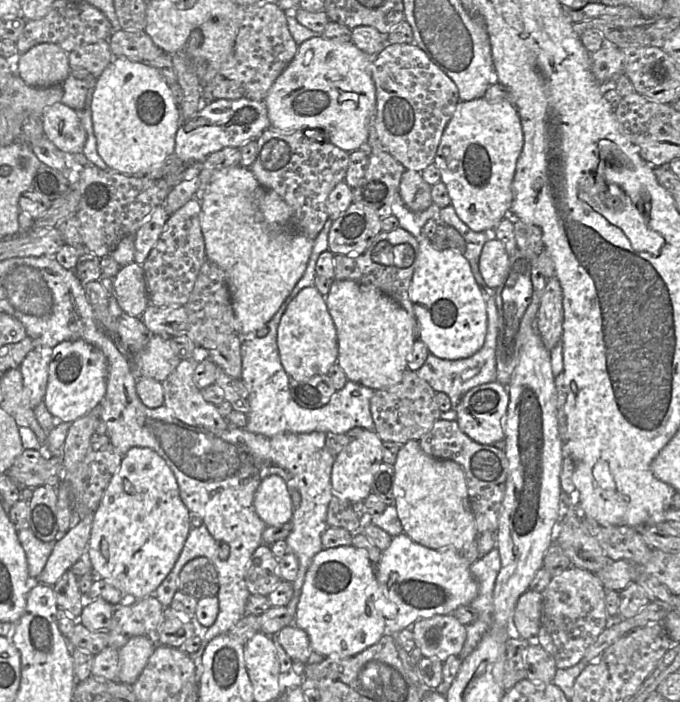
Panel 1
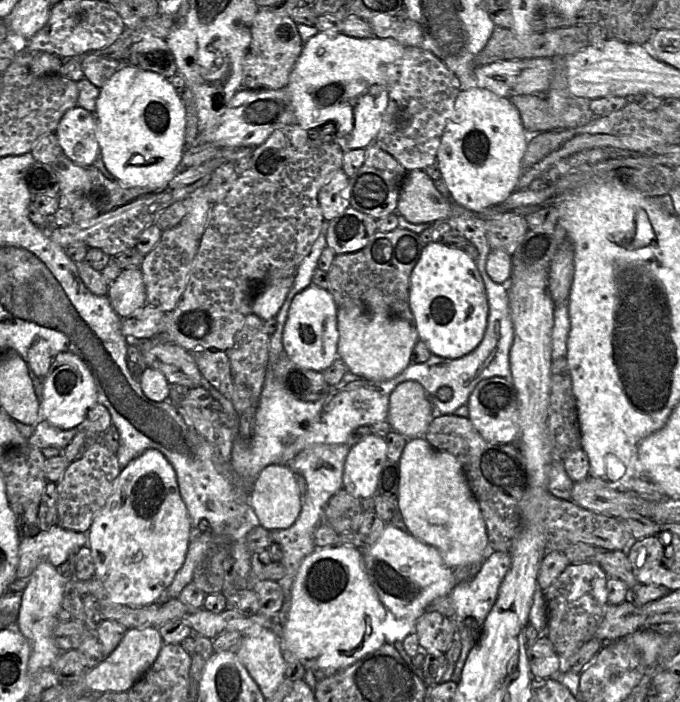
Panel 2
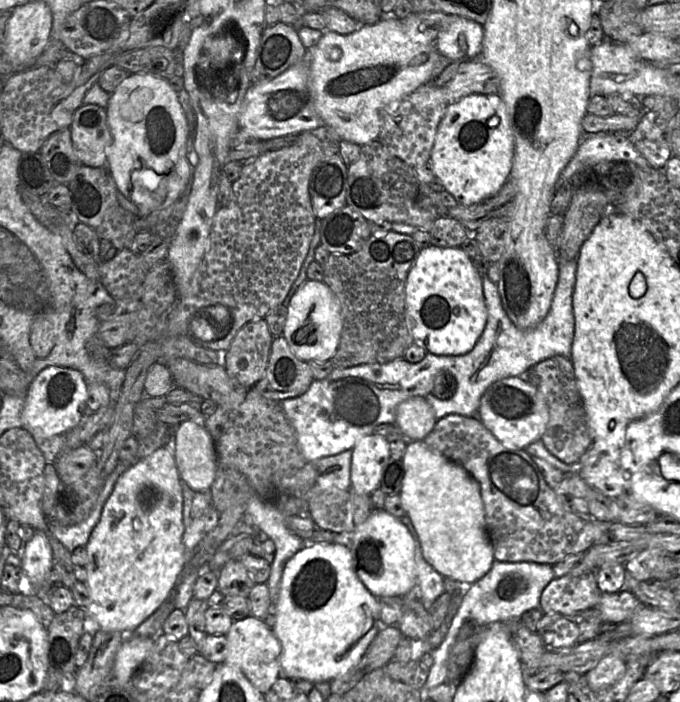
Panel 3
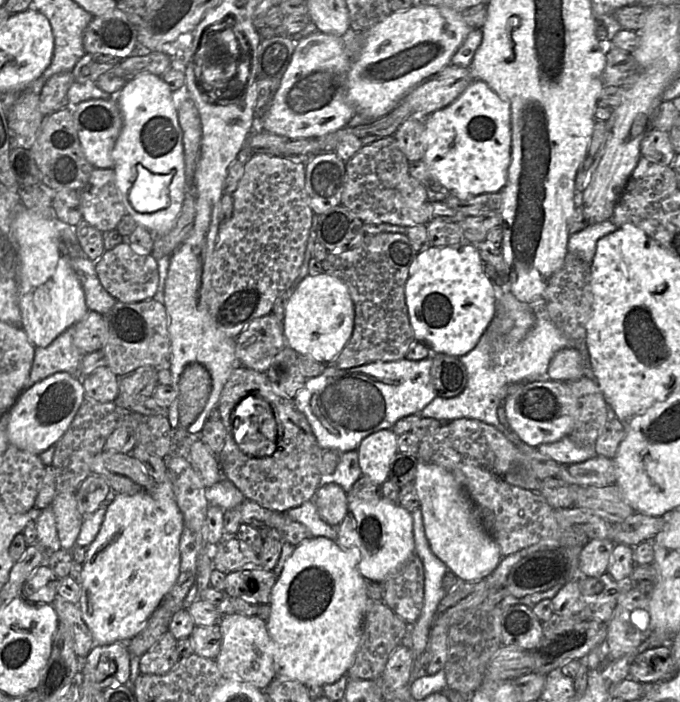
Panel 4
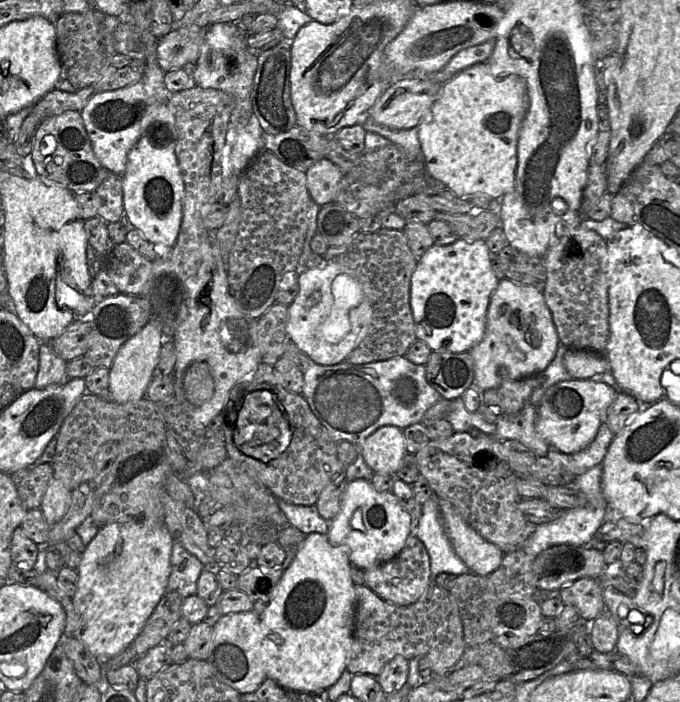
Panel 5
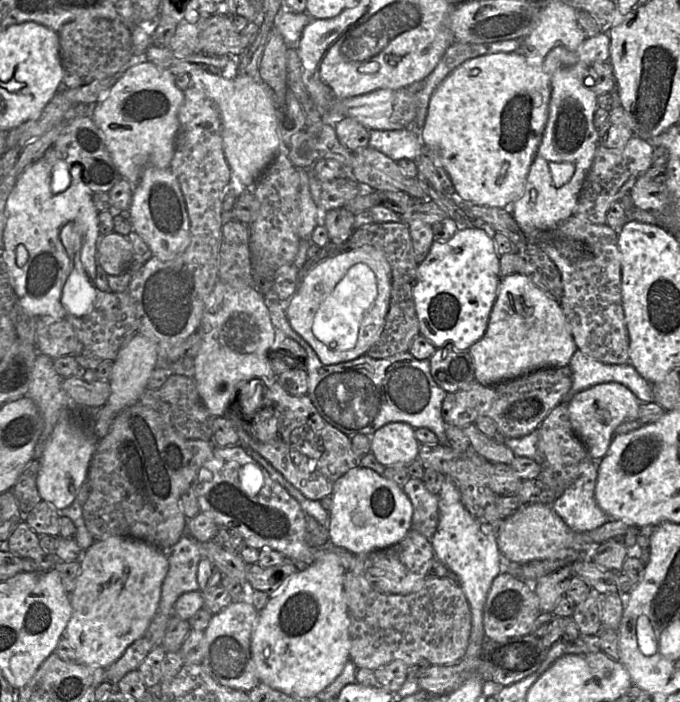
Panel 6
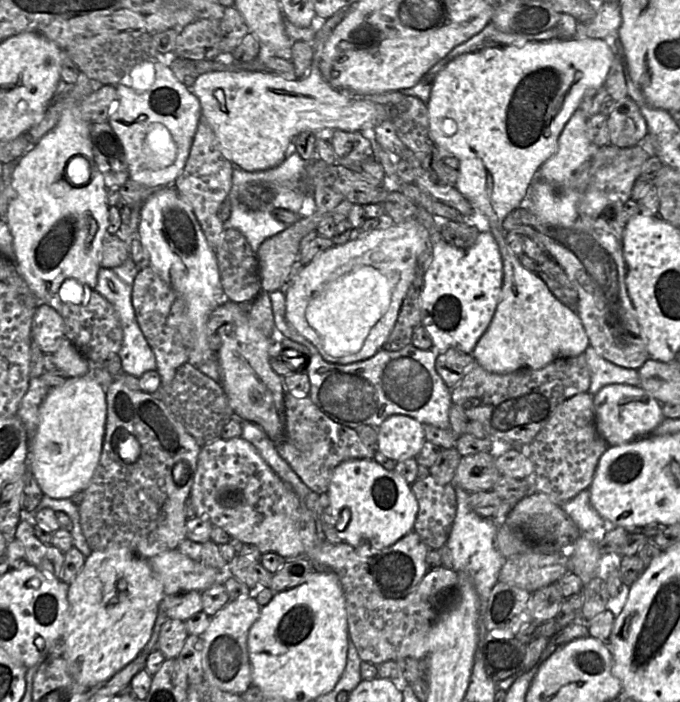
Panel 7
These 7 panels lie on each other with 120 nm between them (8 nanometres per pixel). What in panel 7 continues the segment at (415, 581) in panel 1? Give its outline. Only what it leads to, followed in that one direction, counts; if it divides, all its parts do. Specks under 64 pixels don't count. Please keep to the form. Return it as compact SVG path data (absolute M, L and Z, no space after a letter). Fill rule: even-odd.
M349 459L341 462L333 471L328 487L333 526L338 530L342 542L351 546L369 544L374 549L383 549L393 545L403 536L413 531L418 513L418 502L411 485L394 471L386 470L374 459ZM348 510L347 524L343 522L342 511Z

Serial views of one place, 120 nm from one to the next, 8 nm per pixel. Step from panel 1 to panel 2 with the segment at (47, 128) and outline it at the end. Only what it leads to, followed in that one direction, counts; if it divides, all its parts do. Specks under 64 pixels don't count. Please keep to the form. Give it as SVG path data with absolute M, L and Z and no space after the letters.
M76 106L65 112L56 128L63 153L80 166L91 167L100 156L96 125L94 113Z

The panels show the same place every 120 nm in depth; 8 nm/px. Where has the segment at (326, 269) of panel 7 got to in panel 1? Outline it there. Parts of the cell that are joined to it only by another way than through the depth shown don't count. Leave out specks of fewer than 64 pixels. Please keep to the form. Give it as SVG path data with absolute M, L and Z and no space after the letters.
M315 286L303 288L289 303L277 332L281 363L291 379L304 380L327 374L338 360L337 331L329 313L326 296Z

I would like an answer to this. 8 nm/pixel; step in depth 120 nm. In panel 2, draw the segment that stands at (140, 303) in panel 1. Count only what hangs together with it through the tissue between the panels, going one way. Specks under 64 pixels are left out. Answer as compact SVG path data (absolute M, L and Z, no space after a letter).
M140 268L123 269L109 286L108 297L114 311L125 318L147 304L146 288Z

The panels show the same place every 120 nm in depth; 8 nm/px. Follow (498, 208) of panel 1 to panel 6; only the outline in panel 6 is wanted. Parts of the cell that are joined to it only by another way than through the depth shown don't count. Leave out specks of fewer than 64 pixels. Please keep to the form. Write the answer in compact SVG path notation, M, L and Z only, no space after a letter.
M519 50L510 53L495 53L469 59L454 69L433 92L428 106L428 113L422 129L423 145L434 155L438 155L442 166L449 174L455 191L465 200L477 205L500 207L510 210L511 205L519 200L525 191L527 175L542 140L549 115L551 97L551 78L540 66L531 64Z

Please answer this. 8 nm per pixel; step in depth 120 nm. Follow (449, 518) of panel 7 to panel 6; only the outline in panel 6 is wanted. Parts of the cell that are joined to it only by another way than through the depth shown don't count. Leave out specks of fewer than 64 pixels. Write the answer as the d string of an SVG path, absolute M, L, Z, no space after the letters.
M410 478L402 489L413 507L412 530L431 542L439 522L438 495L431 494L422 480L414 478Z

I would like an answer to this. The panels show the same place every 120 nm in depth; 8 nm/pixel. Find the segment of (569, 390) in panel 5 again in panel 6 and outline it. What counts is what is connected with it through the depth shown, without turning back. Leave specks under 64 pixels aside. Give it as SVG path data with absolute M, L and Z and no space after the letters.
M617 382L596 384L579 391L567 401L572 428L586 446L592 460L600 461L606 455L616 428L637 418L640 403L627 387Z

